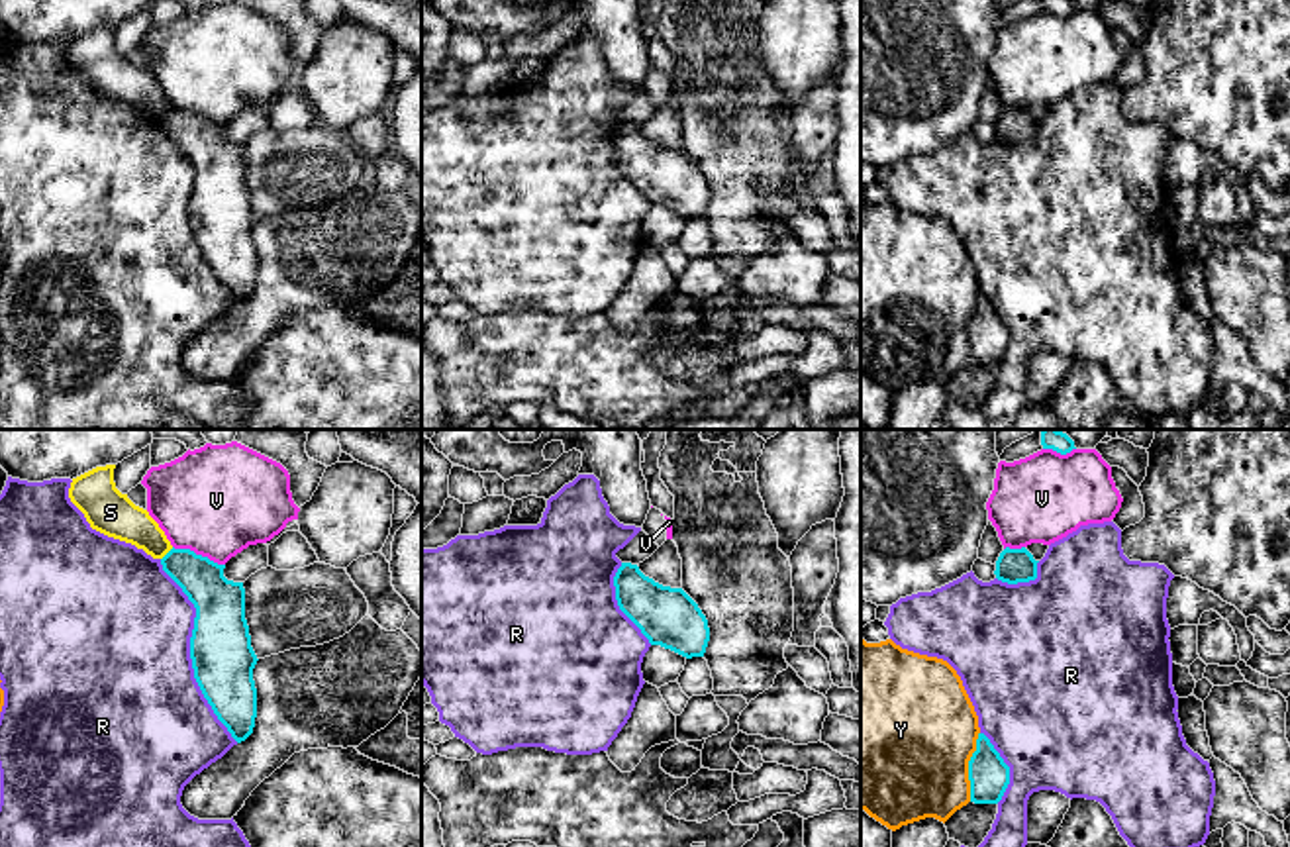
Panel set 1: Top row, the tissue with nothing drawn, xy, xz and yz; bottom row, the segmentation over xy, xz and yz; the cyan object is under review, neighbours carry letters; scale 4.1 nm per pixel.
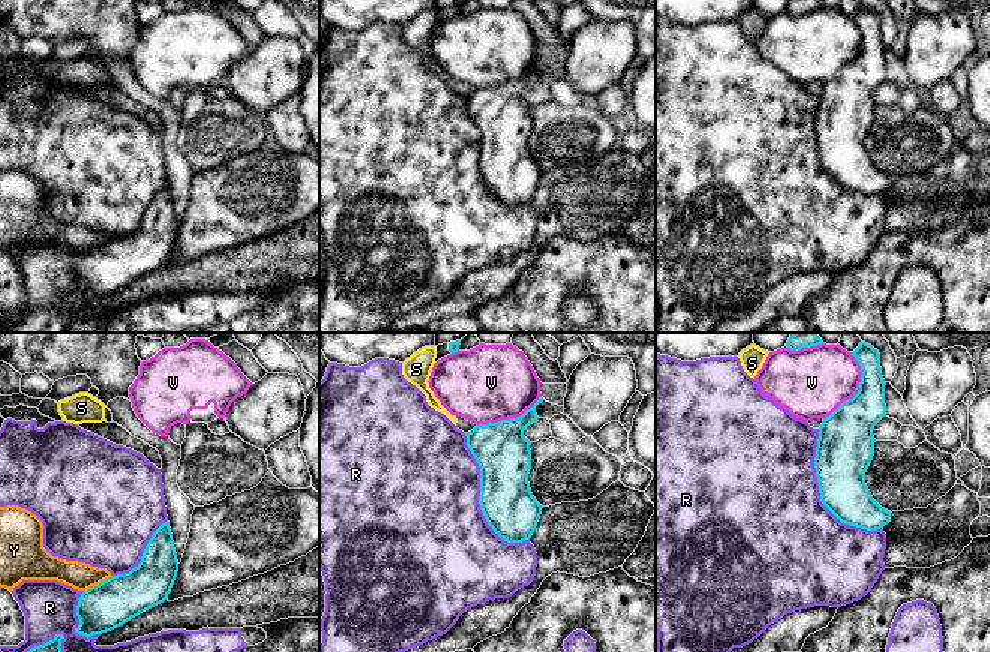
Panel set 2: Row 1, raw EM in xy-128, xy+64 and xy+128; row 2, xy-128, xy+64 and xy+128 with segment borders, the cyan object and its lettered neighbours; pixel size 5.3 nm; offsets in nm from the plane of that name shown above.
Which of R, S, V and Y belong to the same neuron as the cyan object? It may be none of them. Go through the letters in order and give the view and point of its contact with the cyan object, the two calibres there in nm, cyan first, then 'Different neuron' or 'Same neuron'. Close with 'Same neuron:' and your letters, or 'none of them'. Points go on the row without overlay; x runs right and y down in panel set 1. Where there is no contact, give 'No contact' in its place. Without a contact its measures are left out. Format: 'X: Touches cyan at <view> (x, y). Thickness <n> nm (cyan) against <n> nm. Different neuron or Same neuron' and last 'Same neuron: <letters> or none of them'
R: Touches cyan at xy (191, 212). Thickness 260 nm (cyan) against 500 nm. Different neuron
S: Touches cyan at xy (167, 114). Thickness 180 nm (cyan) against 170 nm. Different neuron
V: Touches cyan at xy (198, 116). Thickness 200 nm (cyan) against 460 nm. Different neuron
Y: Touches cyan at yz (969, 328). Thickness 170 nm (cyan) against 480 nm. Different neuron
Same neuron: none of them

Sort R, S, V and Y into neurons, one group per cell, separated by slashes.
R / S / V / Y

